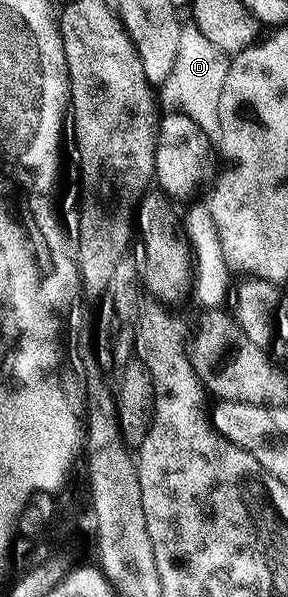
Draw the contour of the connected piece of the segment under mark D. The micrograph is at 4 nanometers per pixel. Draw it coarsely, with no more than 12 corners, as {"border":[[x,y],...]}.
{"border":[[185,24],[161,110],[186,115],[219,148],[215,96],[227,54]]}

